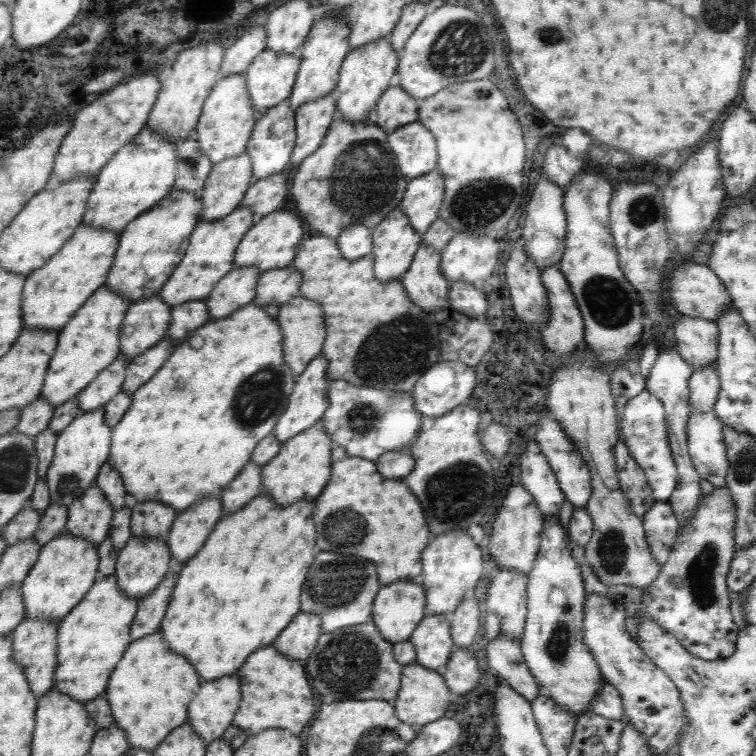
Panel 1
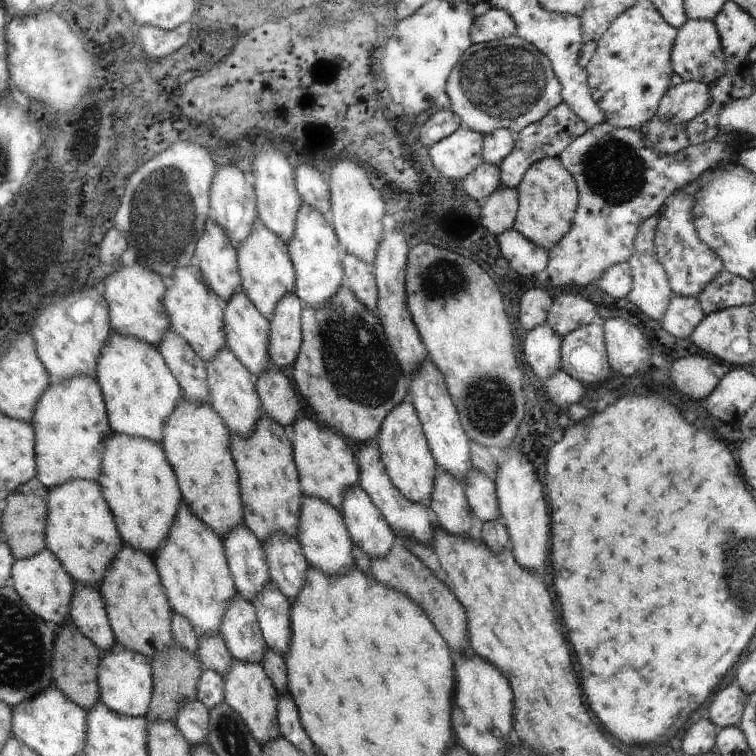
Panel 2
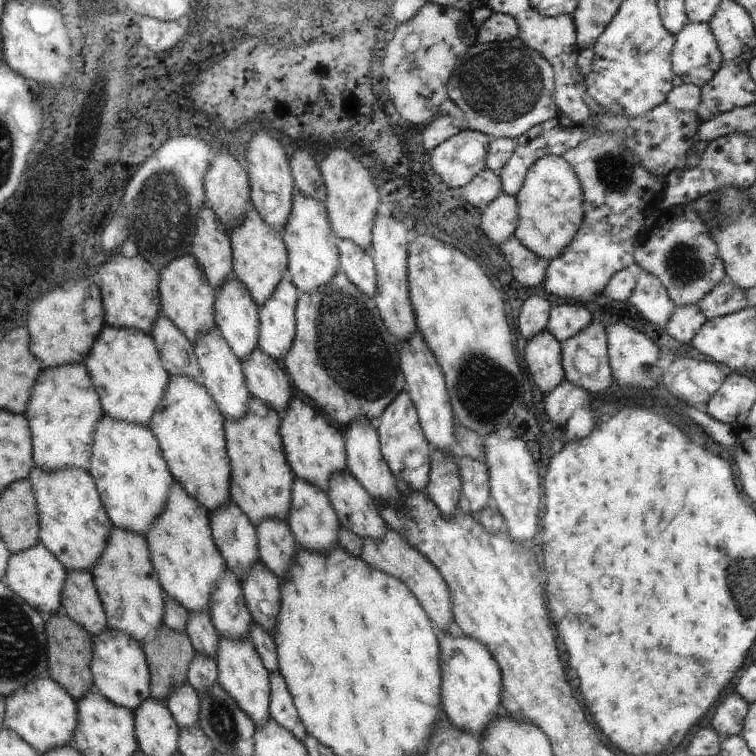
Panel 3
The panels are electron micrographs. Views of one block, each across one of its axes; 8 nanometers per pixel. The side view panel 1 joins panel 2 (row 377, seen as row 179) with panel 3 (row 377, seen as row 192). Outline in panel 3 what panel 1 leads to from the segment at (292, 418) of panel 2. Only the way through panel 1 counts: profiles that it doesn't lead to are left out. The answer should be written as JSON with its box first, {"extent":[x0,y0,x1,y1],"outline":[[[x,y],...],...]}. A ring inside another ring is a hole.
{"extent":[240,346,292,414],"outline":[[[260,346],[240,362],[249,394],[268,403],[280,414],[284,412],[292,395],[288,383],[289,375],[284,372],[282,363],[266,354]]]}

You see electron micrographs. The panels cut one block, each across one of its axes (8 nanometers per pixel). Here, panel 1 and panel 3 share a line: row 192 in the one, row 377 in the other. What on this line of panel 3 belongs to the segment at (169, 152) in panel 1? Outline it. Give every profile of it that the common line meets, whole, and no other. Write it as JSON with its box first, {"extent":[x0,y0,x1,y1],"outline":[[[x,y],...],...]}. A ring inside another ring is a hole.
{"extent":[83,322,169,427],"outline":[[[105,322],[84,359],[83,365],[99,396],[103,412],[112,418],[147,427],[152,413],[163,400],[169,373],[150,333],[137,328],[115,327]]]}

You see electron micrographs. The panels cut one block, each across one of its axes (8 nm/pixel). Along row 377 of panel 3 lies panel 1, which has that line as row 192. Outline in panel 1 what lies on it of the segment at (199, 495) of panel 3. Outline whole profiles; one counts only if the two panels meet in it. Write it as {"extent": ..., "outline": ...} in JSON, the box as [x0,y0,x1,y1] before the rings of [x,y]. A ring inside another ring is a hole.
{"extent":[106,189,202,303],"outline":[[[172,189],[151,209],[140,214],[119,234],[118,248],[106,286],[110,290],[116,290],[120,296],[128,298],[130,303],[146,298],[148,294],[159,294],[168,277],[183,259],[190,235],[200,221],[200,211],[202,200],[197,193]]]}

